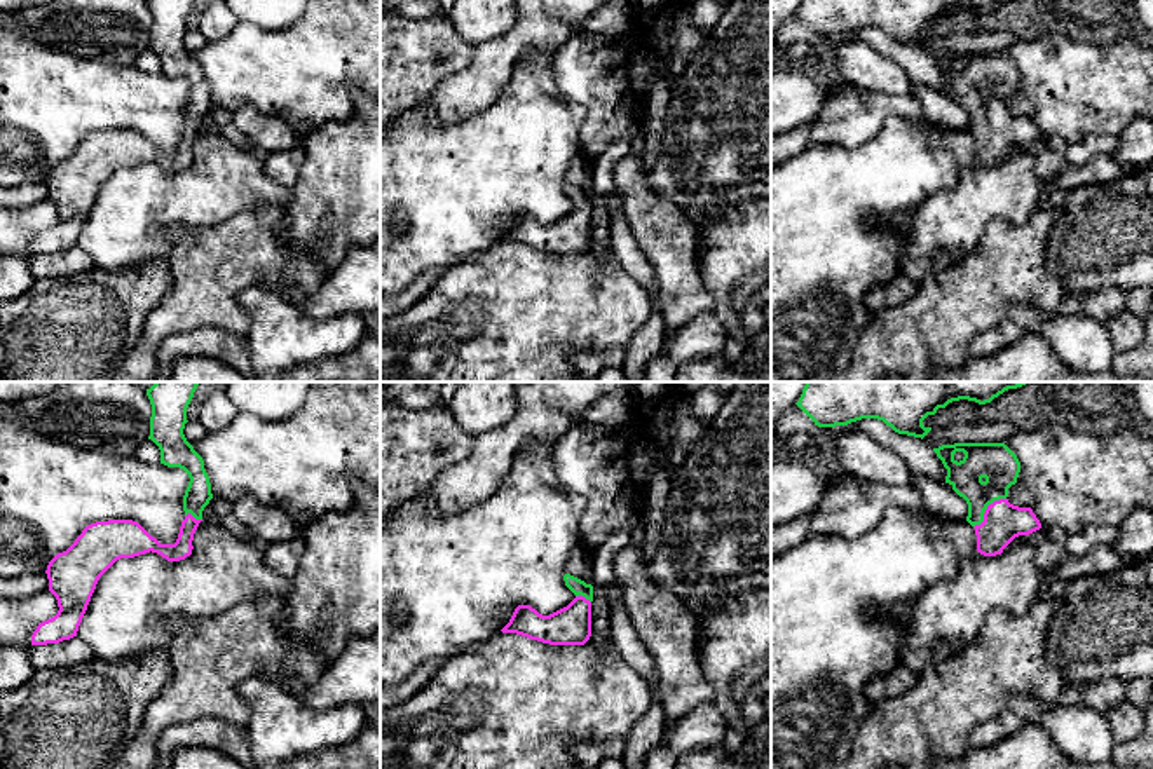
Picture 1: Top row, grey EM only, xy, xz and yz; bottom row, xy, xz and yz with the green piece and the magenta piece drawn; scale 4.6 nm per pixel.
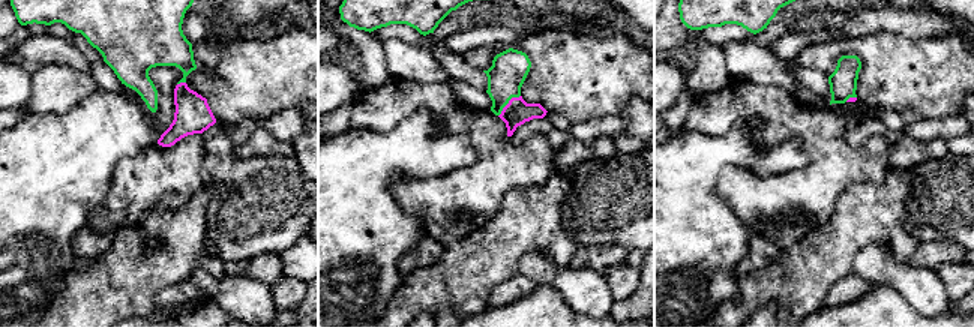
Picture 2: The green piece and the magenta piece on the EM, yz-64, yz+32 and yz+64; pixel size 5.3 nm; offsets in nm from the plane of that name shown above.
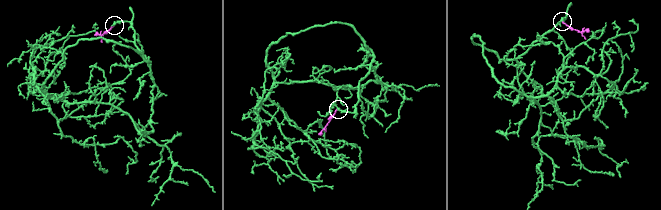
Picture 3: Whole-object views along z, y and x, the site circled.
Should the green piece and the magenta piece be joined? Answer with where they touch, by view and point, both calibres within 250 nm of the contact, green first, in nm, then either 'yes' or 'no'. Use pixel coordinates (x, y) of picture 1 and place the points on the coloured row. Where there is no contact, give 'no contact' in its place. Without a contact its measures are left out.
yz (986, 508) | 180/180 nm | yes

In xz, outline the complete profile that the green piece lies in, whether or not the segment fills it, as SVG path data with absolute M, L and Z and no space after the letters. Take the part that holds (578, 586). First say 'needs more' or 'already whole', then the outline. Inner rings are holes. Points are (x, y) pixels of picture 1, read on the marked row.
needs more | M565 574L563 581L576 595L567 607L542 616L530 605L518 605L501 631L549 645L584 645L591 636L593 586L570 574Z

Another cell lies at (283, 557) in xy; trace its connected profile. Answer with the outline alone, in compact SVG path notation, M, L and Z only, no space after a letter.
M298 534L293 539L269 544L263 551L263 560L276 574L291 579L300 567L302 553L304 537Z

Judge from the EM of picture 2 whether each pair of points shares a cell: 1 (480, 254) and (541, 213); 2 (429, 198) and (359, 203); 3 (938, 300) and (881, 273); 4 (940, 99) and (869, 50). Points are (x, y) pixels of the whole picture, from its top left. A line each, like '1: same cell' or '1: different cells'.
1: same cell
2: different cells
3: same cell
4: same cell

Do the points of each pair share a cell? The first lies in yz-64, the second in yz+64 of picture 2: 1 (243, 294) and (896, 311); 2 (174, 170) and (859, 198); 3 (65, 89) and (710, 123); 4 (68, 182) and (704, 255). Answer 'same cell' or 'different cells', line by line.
1: different cells
2: different cells
3: same cell
4: same cell

